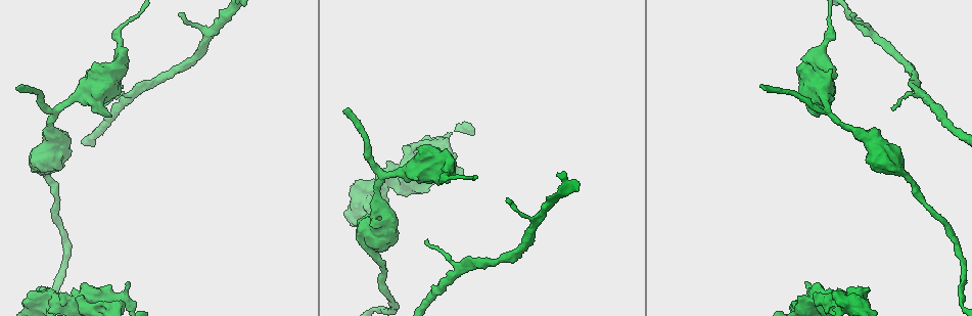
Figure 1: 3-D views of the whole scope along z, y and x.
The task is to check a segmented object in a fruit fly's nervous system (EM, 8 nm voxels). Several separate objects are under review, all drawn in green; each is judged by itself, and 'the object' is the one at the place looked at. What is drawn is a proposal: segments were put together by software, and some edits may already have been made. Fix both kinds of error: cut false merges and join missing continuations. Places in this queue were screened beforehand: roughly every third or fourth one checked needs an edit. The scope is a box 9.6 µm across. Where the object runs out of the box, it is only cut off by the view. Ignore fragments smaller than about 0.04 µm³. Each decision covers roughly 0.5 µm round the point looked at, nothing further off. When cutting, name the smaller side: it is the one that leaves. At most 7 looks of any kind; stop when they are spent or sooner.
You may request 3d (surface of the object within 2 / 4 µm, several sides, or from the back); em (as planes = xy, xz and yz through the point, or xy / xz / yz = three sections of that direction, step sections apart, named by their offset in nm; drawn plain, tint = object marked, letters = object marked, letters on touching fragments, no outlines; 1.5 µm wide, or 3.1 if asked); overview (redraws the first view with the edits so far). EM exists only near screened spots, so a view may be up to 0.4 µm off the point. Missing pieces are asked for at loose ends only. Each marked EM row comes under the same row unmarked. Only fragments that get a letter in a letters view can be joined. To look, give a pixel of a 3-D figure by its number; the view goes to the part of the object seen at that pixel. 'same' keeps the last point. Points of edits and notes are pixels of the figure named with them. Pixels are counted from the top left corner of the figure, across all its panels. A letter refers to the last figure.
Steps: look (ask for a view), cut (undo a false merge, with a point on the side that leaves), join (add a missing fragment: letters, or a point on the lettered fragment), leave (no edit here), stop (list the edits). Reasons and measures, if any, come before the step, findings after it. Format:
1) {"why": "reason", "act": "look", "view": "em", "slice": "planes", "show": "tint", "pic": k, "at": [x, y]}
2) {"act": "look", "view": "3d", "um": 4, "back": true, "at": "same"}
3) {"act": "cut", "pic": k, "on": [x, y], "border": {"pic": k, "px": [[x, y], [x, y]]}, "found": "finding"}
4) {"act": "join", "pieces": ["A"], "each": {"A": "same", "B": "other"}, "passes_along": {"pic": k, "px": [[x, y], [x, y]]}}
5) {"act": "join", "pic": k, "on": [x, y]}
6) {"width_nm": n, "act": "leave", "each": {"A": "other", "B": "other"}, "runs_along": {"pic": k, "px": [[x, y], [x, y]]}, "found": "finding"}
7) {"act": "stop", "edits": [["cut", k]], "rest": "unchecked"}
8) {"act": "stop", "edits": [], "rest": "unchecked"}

{"why": "sharp bend", "act": "look", "view": "em", "slice": "planes", "show": "tint", "pic": 1, "at": [118, 298]}

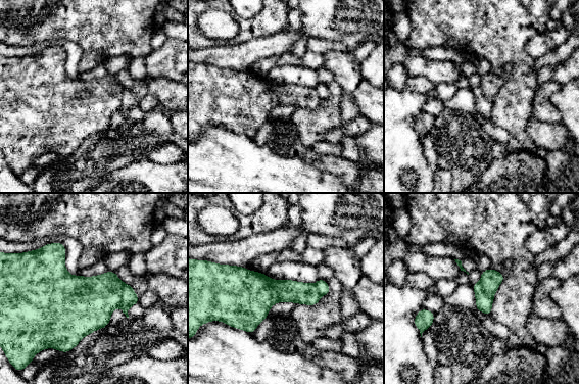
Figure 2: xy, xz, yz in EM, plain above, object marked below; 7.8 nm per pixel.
{"act": "look", "view": "em", "slice": "planes", "show": "letters", "at": "same"}

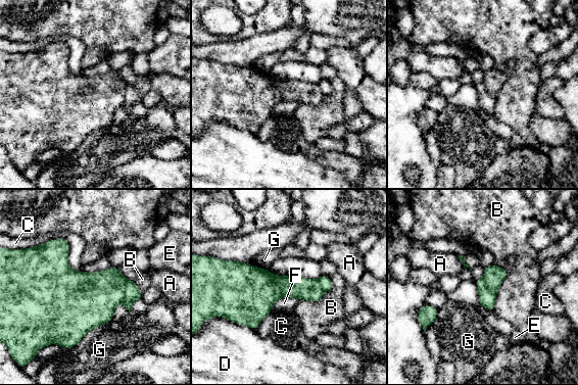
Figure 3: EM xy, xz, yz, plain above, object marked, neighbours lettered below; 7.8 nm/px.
{"act": "cut", "pic": 3, "on": [132, 293], "each": {"A": "other", "B": "other", "C": "other", "D": "other", "E": "other", "F": "other", "G": "other"}, "found": "two cells meet here"}

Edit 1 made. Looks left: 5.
{"why": "calibre changes", "act": "look", "view": "em", "slice": "xz", "step": 4, "show": "tint", "pic": 1, "at": [119, 43]}

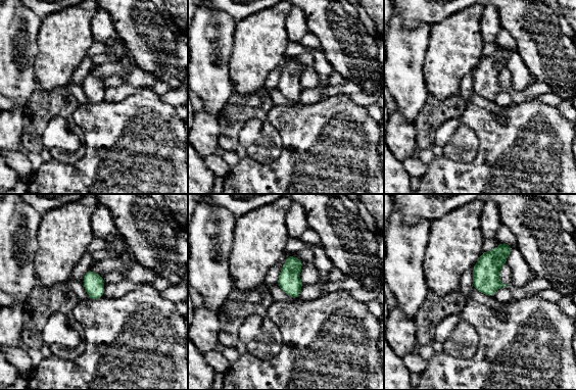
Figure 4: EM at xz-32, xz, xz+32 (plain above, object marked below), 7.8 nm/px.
{"why": "another direction", "act": "look", "view": "em", "slice": "yz", "step": 8, "show": "letters", "at": "same"}

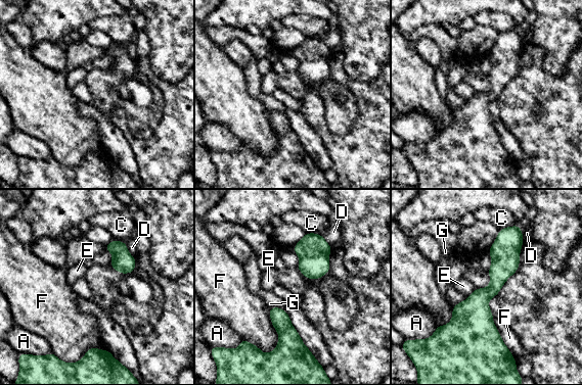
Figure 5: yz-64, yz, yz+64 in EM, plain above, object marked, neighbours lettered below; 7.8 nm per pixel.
{"act": "leave", "each": {"A": "other", "C": "other", "D": "other", "E": "other", "F": "other", "G": "other"}, "runs_along": {"pic": 5, "px": [[510, 230], [482, 298], [484, 348]]}, "found": "all the same cell"}

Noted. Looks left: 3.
{"why": "tapers out", "act": "look", "view": "3d", "um": 4, "back": true, "pic": 1, "at": [893, 110]}

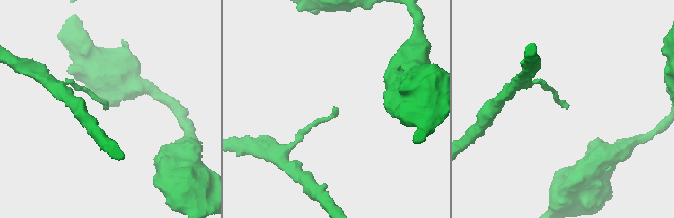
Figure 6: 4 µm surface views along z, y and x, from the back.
{"why": "need the tissue", "act": "look", "view": "em", "slice": "xy", "step": 8, "show": "letters", "pic": 6, "at": [568, 106]}

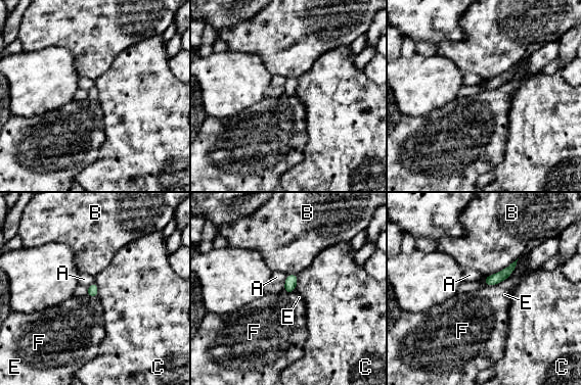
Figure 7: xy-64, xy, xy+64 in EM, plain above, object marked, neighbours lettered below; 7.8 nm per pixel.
{"width_nm": 100, "act": "leave", "each": {"A": "other", "B": "other", "C": "other", "E": "other", "F": "other"}, "border": {"pic": 7, "px": [[94, 281], [87, 287]]}, "found": "no lettered fragment goes on from it"}

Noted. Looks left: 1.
{"act": "stop", "edits": [["cut", 3]], "rest": "unchecked"}

